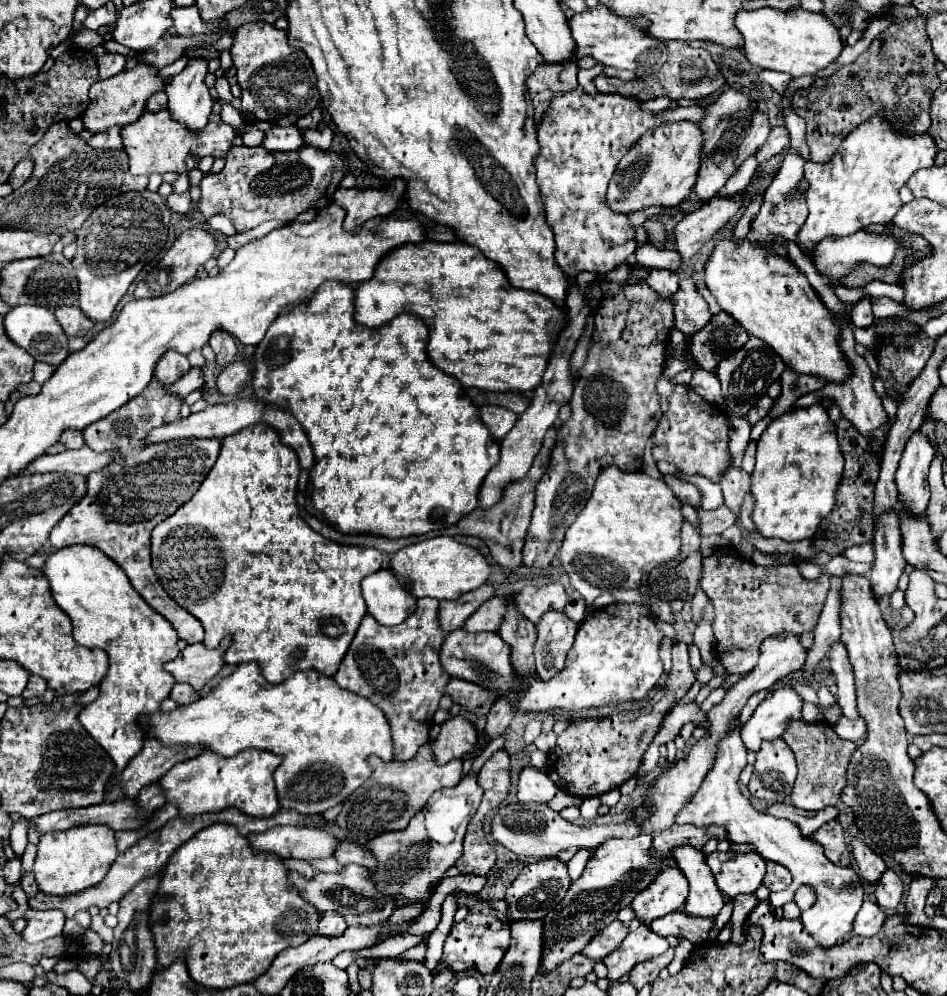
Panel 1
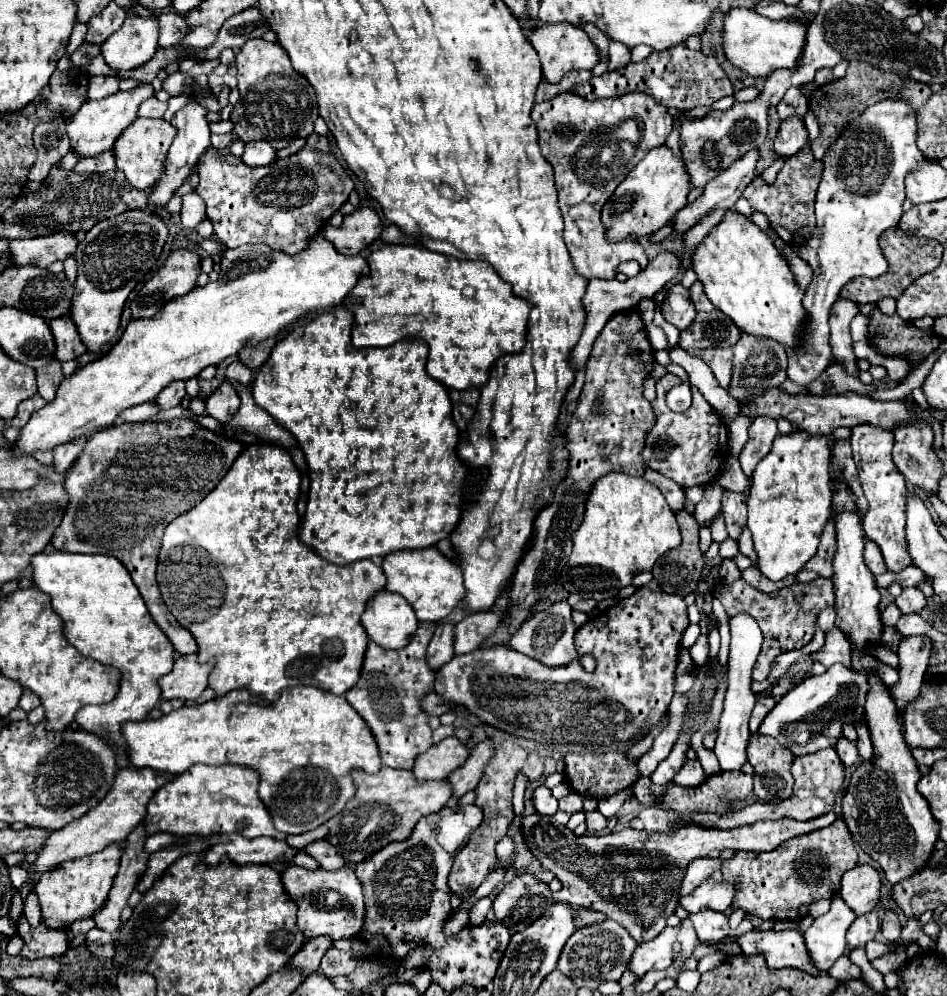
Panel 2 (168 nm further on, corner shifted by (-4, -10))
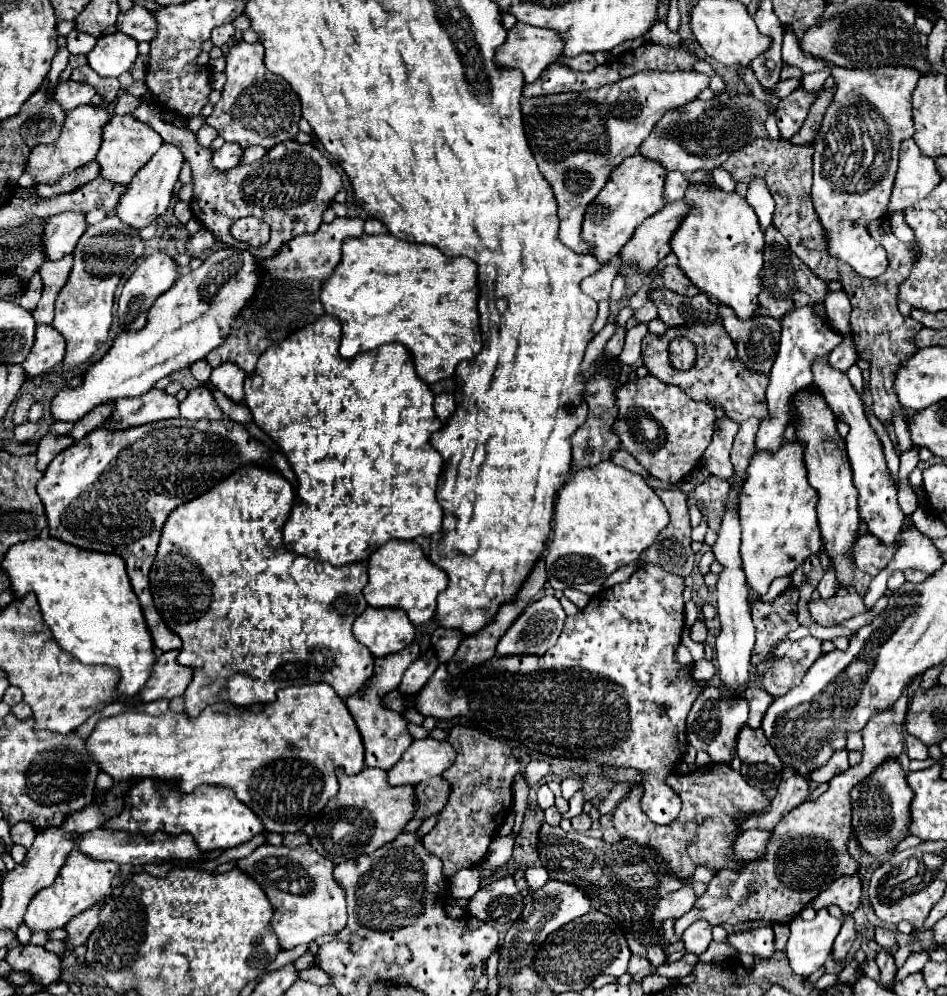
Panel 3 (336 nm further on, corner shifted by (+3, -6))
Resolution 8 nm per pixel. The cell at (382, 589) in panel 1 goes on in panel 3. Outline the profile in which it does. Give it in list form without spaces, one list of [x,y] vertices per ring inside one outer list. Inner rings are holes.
[[[367,608],[353,624],[353,634],[373,656],[387,656],[413,642],[415,626],[401,608]]]

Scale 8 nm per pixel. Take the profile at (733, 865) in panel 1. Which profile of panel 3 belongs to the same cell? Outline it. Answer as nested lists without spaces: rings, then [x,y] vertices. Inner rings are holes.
[[[683,884],[677,892],[661,898],[653,914],[655,928],[659,928],[659,924],[663,924],[665,920],[681,918],[685,912],[689,912],[695,906],[695,902],[697,902],[697,896],[689,884]]]

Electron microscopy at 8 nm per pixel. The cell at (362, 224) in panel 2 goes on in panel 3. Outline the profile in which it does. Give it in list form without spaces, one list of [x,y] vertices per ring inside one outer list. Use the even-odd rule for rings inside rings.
[[[335,218],[331,224],[321,224],[319,230],[311,236],[299,236],[275,256],[275,260],[259,260],[265,268],[263,284],[257,292],[257,302],[243,314],[243,328],[231,332],[227,344],[229,360],[243,368],[247,374],[255,370],[259,356],[271,342],[283,340],[291,332],[311,324],[319,318],[325,310],[319,300],[323,282],[333,274],[333,268],[341,262],[341,246],[345,238],[359,238],[363,234],[363,220],[361,218]]]

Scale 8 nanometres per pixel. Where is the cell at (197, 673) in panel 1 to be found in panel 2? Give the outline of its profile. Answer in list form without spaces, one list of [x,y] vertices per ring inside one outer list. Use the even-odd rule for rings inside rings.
[[[196,654],[178,656],[174,660],[174,668],[170,674],[162,676],[158,680],[158,686],[162,690],[162,700],[196,700],[208,684],[208,674],[214,668],[214,660],[208,660],[206,664],[200,664],[196,660]]]

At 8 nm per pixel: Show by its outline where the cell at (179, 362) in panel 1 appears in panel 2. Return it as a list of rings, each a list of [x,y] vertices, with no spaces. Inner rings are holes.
[[[178,380],[178,382],[172,382],[168,388],[164,388],[164,390],[156,396],[156,404],[158,404],[160,410],[168,410],[168,408],[178,406],[184,396],[186,396],[184,382]]]

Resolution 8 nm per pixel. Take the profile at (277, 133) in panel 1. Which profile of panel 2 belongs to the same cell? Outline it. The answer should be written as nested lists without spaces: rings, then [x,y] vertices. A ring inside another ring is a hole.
[[[258,140],[258,142],[250,142],[244,146],[242,160],[248,166],[266,166],[276,160],[274,154],[276,154],[276,150],[266,140]]]

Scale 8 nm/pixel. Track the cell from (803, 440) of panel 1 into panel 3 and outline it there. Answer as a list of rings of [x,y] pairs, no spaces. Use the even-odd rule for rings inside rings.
[[[783,442],[777,452],[757,452],[747,468],[747,478],[739,496],[739,520],[743,528],[741,560],[749,586],[763,596],[769,584],[779,576],[791,576],[811,554],[821,550],[821,532],[817,524],[817,492],[807,482],[803,444]]]

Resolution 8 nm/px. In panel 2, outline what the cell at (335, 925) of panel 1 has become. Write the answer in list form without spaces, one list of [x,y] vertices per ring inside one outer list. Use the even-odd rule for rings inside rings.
[[[326,936],[310,938],[310,940],[292,956],[292,960],[286,964],[286,968],[298,968],[298,972],[302,972],[302,976],[310,976],[310,974],[318,972],[320,960],[322,960],[324,952],[328,950],[328,946],[332,946],[332,940],[326,938]]]

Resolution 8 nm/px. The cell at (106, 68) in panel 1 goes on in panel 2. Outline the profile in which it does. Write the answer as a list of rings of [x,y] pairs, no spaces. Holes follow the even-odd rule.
[[[92,76],[88,80],[88,100],[102,100],[118,92],[118,78],[112,76]]]

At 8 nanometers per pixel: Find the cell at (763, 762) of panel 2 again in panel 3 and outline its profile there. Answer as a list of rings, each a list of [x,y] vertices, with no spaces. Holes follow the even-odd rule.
[[[743,726],[737,734],[735,750],[741,758],[741,772],[751,786],[765,792],[777,790],[783,764],[761,728],[753,730]]]

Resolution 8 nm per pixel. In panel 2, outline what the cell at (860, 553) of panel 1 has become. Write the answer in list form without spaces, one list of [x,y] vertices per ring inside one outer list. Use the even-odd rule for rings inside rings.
[[[872,540],[866,542],[864,560],[866,560],[866,566],[870,568],[870,572],[872,572],[874,576],[880,576],[880,574],[886,572],[886,564],[884,564],[884,560],[882,560],[882,552],[880,552],[880,548],[878,548]]]

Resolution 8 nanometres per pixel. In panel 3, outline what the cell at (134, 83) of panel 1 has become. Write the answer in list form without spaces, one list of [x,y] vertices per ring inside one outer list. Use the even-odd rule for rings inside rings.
[[[81,104],[67,112],[61,136],[57,142],[47,146],[35,146],[31,150],[31,156],[27,160],[27,170],[33,174],[35,182],[47,182],[53,184],[61,174],[73,172],[81,168],[83,164],[95,160],[99,152],[99,144],[103,140],[103,126],[111,120],[111,112],[107,112],[107,106],[95,106],[95,104]]]

